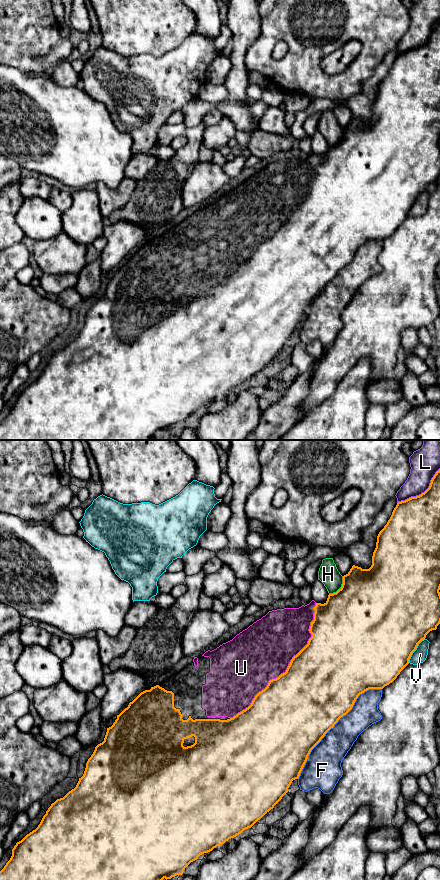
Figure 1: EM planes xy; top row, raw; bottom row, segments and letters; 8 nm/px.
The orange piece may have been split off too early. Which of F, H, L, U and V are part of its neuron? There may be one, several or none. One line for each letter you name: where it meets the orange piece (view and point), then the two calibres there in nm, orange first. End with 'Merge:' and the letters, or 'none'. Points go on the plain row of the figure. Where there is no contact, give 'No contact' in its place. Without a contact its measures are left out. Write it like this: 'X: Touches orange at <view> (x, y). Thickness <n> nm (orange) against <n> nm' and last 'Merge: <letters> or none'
U: Touches orange at xy (288, 219). Thickness 500 nm (orange) against 460 nm
Merge: U

